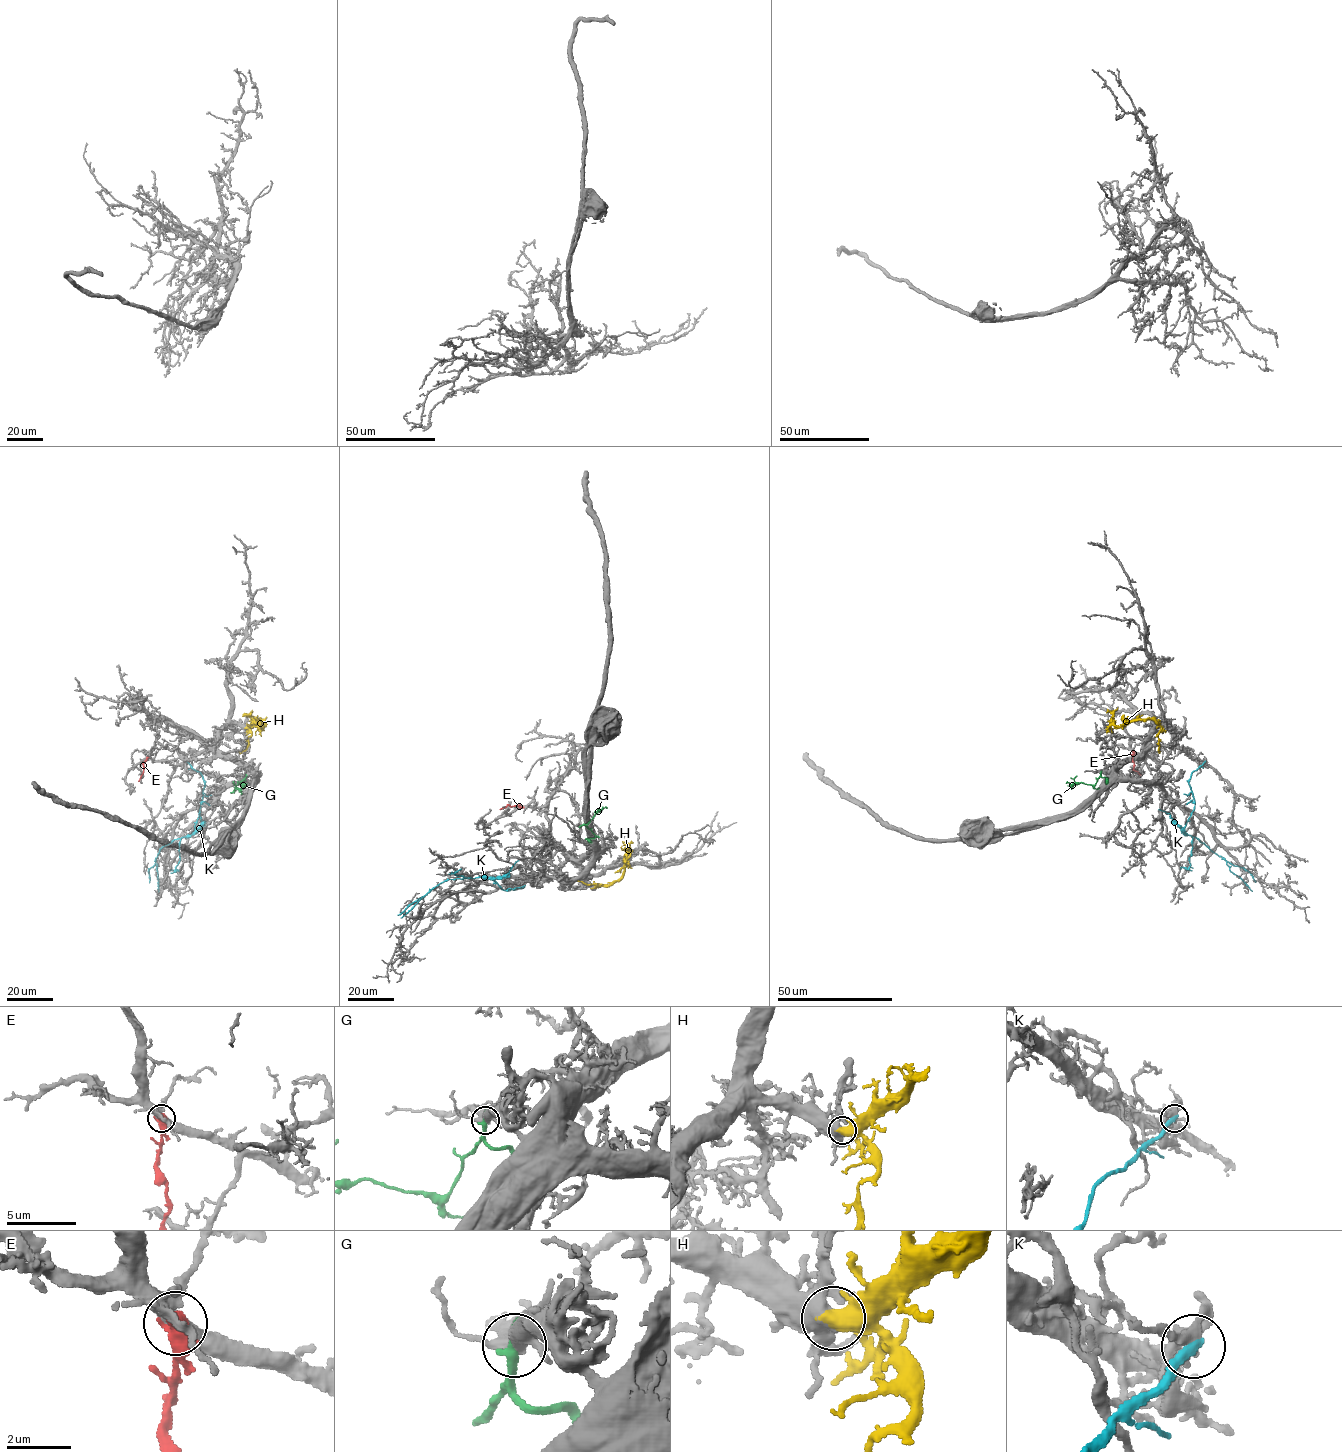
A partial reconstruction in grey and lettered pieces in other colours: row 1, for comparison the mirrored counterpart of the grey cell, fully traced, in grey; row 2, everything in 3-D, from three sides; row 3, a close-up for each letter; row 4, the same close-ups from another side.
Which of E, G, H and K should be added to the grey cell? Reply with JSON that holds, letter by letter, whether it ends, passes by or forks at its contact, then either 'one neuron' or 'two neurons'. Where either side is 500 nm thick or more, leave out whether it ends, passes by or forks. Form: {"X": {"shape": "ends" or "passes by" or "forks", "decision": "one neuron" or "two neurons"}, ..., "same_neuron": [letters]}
{"E": {"decision": "two neurons"}, "G": {"shape": "ends", "decision": "two neurons"}, "H": {"decision": "one neuron"}, "K": {"shape": "ends", "decision": "two neurons"}, "same_neuron": ["H"]}

